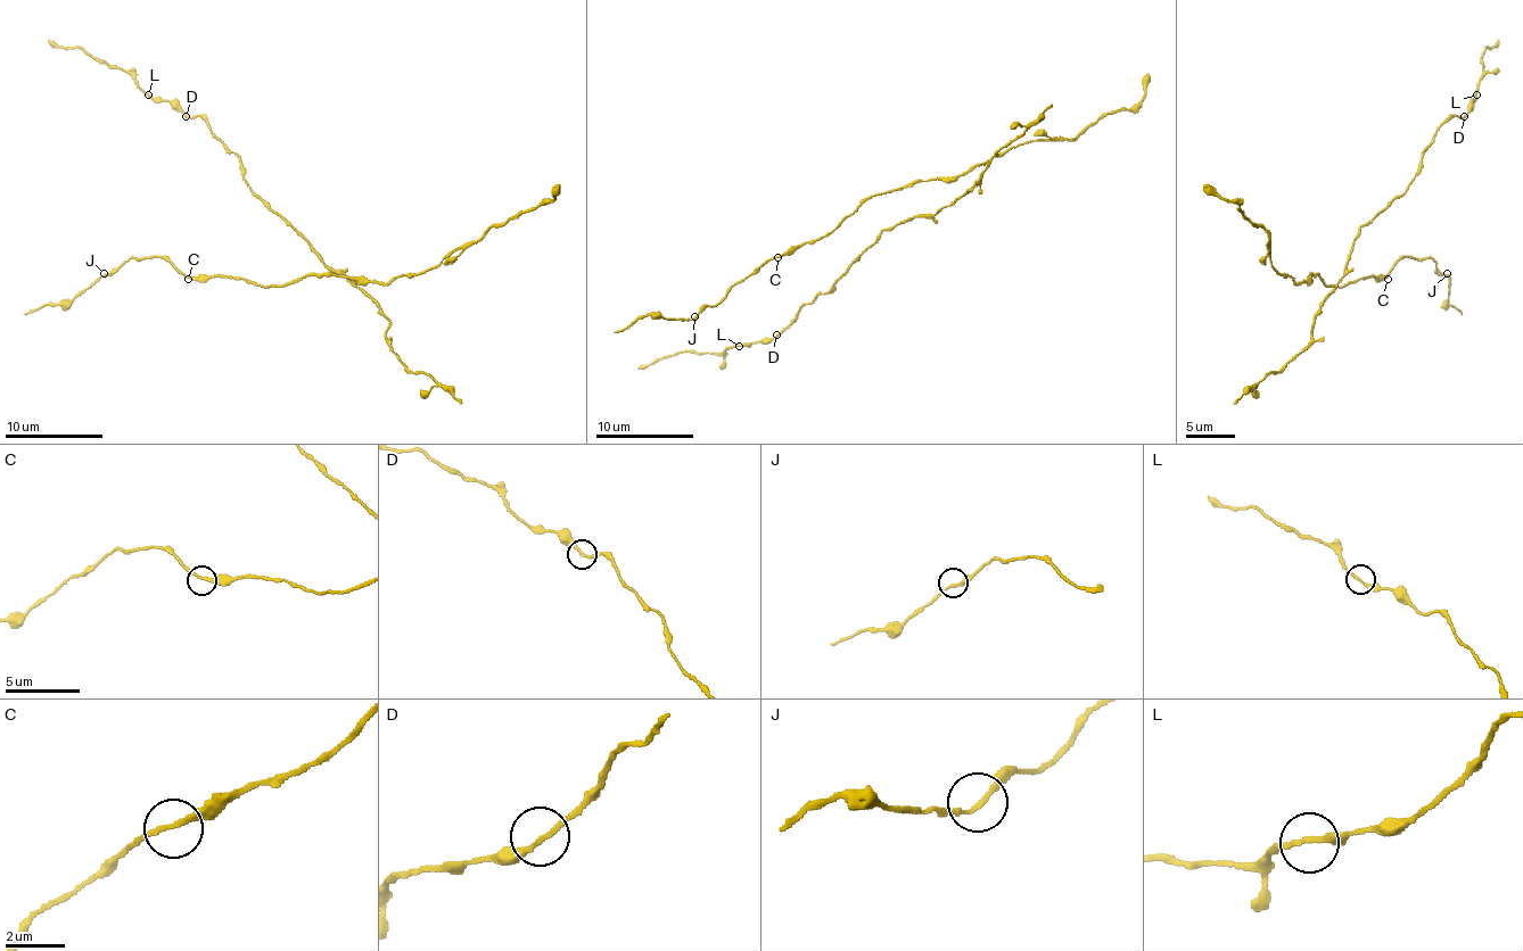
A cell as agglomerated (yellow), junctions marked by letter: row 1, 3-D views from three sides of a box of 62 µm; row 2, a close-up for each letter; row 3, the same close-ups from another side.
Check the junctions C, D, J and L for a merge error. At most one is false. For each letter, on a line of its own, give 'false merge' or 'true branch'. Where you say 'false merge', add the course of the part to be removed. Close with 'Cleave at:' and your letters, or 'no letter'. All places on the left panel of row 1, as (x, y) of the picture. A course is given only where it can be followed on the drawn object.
C: true branch
D: true branch
J: true branch
L: true branch
Cleave at: no letter

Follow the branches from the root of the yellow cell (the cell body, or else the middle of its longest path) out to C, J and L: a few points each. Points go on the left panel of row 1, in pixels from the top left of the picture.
C: (357, 286), (367, 296), (364, 283), (345, 276), (301, 276), (281, 286), (256, 286), (224, 276), (188, 279)
J: (357, 286), (367, 296), (345, 276), (281, 286), (188, 276), (158, 256), (104, 273)
L: (357, 286), (335, 273), (249, 188), (239, 158), (200, 116), (186, 116), (169, 101), (148, 94)

